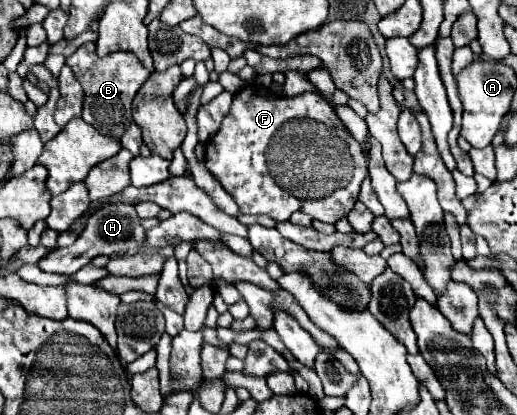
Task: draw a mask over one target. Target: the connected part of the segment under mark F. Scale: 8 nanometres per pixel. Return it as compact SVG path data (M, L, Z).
M261 83L245 85L233 99L221 129L205 143L205 167L233 195L241 213L265 213L275 221L289 221L295 211L307 213L323 223L337 223L353 209L361 181L367 177L367 157L335 109L319 93L283 97Z

